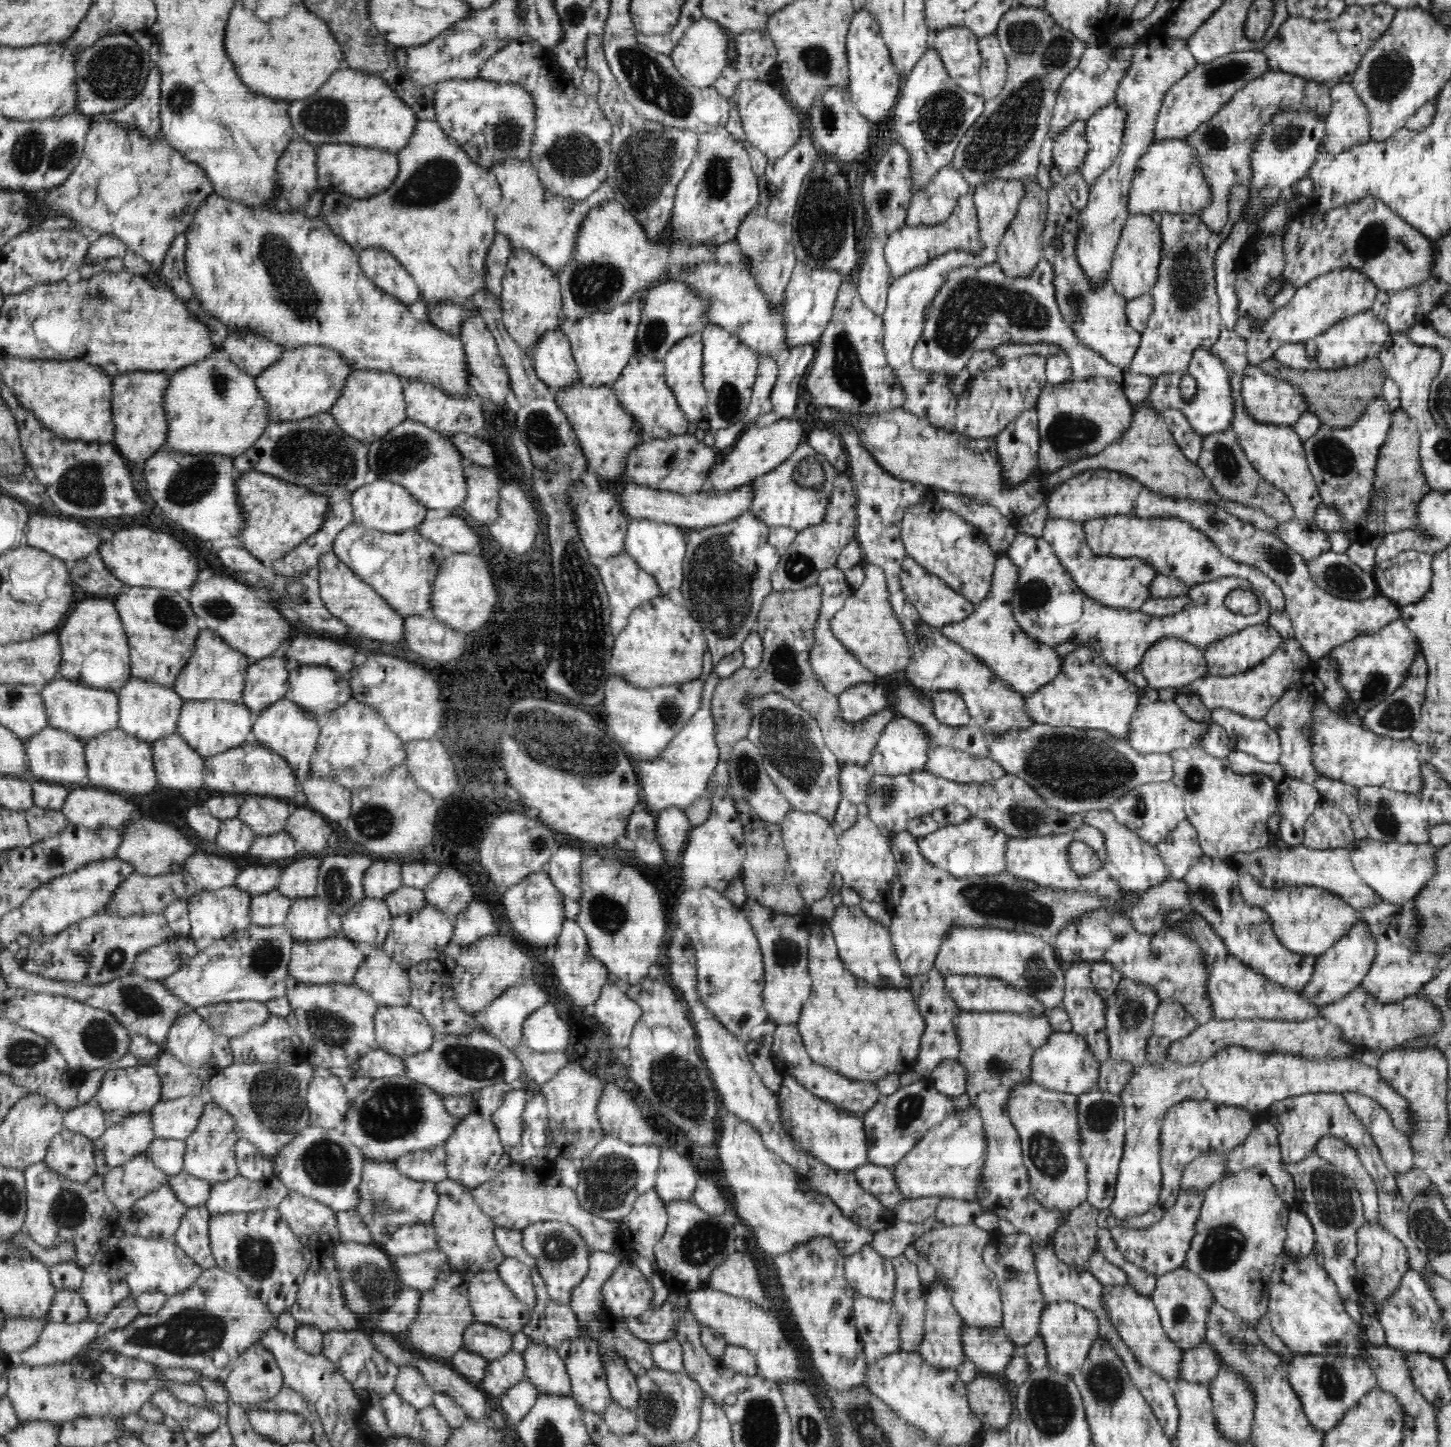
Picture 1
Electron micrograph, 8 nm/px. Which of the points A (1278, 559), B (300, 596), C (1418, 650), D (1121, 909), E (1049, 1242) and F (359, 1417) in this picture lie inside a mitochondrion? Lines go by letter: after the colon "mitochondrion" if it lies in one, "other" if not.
A: mitochondrion
B: mitochondrion
C: other
D: other
E: other
F: other

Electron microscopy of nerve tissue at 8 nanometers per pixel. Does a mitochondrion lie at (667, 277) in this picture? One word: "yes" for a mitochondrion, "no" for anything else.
no

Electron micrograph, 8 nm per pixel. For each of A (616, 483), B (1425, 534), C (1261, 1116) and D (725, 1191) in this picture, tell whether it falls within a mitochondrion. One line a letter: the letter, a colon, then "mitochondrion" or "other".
A: other
B: other
C: other
D: other

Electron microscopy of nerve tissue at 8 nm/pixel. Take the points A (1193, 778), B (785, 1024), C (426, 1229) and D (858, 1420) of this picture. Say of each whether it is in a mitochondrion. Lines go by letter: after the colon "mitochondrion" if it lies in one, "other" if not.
A: mitochondrion
B: other
C: other
D: mitochondrion

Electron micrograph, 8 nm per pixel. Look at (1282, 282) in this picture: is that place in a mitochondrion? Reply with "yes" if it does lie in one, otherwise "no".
no

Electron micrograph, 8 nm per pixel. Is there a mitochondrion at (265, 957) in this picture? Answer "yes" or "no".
yes

